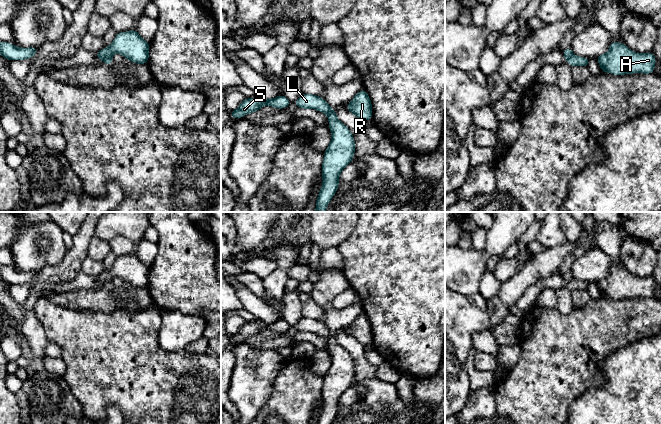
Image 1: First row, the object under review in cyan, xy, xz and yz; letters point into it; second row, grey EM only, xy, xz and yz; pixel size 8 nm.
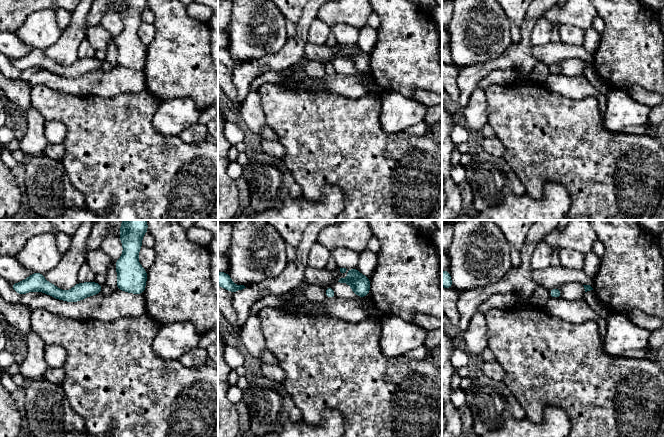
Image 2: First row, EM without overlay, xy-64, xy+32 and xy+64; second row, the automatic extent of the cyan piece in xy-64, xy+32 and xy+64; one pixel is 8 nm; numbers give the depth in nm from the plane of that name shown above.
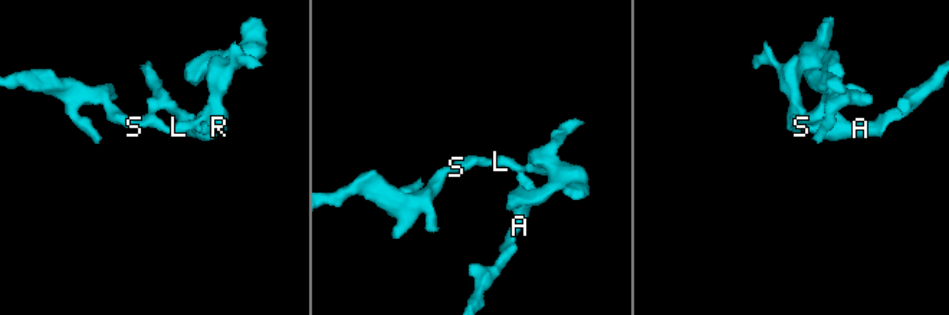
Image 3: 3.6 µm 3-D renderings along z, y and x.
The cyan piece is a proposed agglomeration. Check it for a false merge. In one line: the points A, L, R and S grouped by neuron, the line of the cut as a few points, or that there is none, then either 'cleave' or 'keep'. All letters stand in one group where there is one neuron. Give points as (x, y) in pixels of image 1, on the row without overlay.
A / L R S | xy (110, 280), (103, 285) | cleave

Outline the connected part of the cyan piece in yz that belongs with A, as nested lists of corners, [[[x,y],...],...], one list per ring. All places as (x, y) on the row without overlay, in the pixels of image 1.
[[[612,265],[607,277],[595,280],[601,296],[613,299],[633,297],[653,298],[656,281],[653,276],[639,278],[631,275],[625,268]]]

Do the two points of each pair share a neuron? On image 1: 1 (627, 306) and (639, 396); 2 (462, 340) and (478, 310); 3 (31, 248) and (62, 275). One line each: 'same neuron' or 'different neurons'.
1: different neurons
2: same neuron
3: different neurons

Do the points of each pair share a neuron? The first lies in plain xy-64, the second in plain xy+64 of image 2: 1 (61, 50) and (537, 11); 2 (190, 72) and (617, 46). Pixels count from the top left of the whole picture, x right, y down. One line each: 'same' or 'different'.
1: same
2: same

